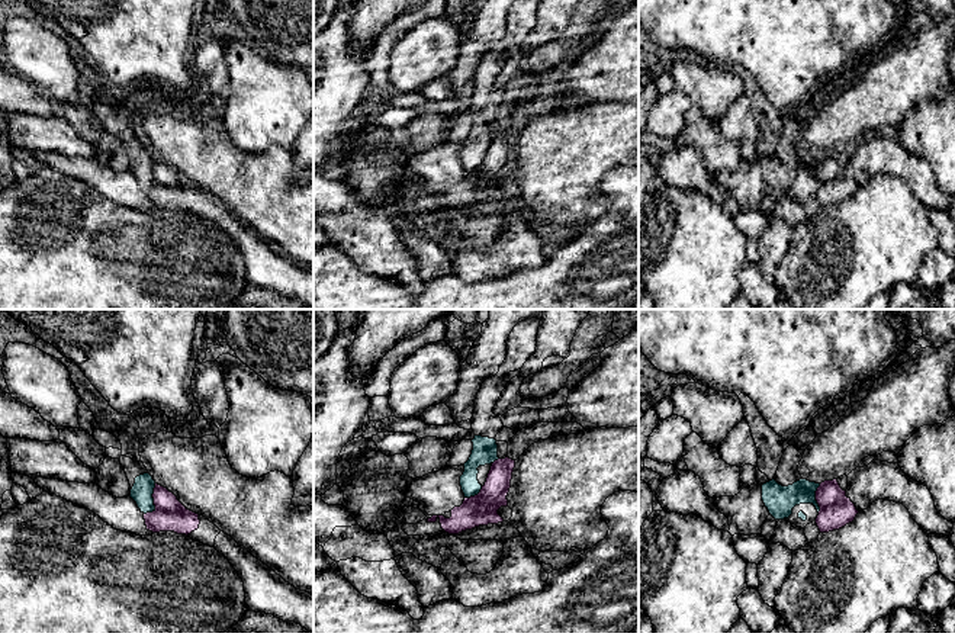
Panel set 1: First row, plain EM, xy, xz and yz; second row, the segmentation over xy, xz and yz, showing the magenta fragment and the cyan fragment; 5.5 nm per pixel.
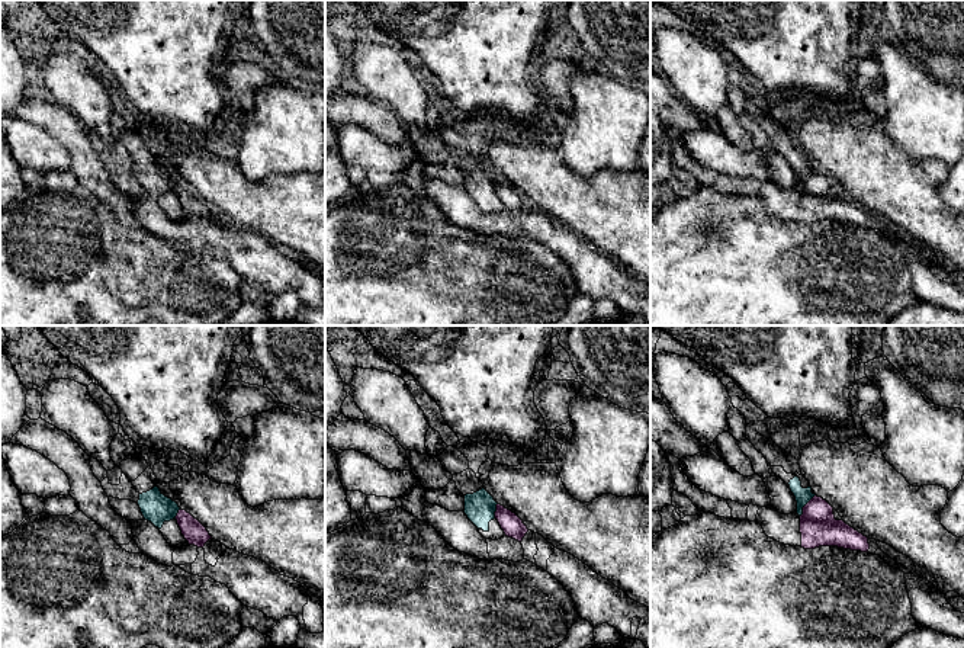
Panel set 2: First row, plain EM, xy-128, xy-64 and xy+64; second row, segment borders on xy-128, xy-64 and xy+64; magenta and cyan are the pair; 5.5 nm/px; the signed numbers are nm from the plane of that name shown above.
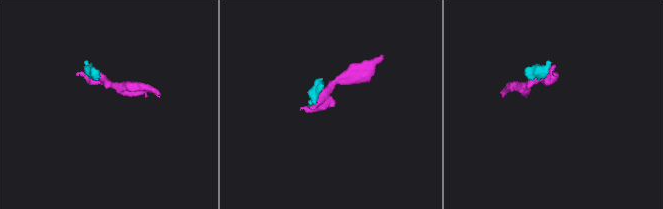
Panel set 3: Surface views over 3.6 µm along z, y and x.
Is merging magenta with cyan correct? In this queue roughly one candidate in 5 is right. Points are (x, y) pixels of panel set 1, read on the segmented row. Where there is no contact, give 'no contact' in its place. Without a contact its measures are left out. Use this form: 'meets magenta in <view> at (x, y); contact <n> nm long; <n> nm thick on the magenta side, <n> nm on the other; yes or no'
meets magenta in xy at (154, 501); contact 190 nm long; 180 nm thick on the magenta side, 120 nm on the other; no

